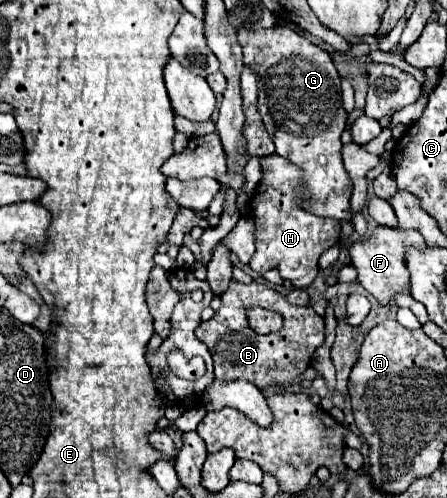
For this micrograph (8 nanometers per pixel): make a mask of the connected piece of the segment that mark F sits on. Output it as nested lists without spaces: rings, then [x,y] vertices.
[[[375,226],[363,240],[351,244],[349,256],[351,256],[351,264],[355,266],[355,270],[359,274],[357,280],[381,304],[393,304],[393,296],[409,286],[407,266],[405,266],[405,248],[411,244],[421,248],[421,244],[425,244],[425,240],[415,230],[387,228],[387,226]]]

